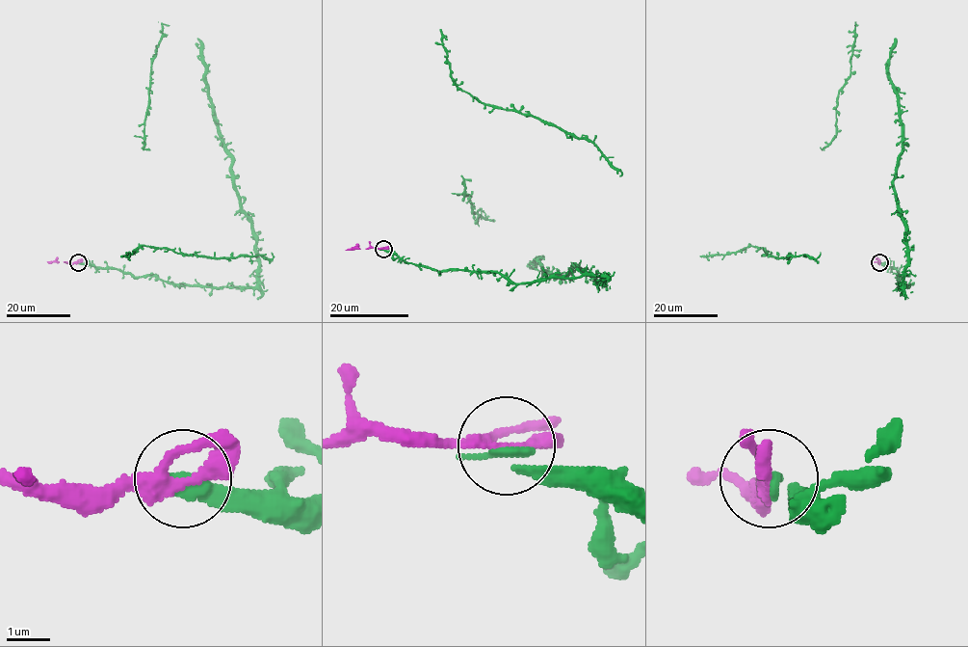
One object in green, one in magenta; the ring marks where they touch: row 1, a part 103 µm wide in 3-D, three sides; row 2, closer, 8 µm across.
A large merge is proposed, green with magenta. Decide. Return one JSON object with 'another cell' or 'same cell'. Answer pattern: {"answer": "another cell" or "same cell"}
{"answer": "same cell"}

